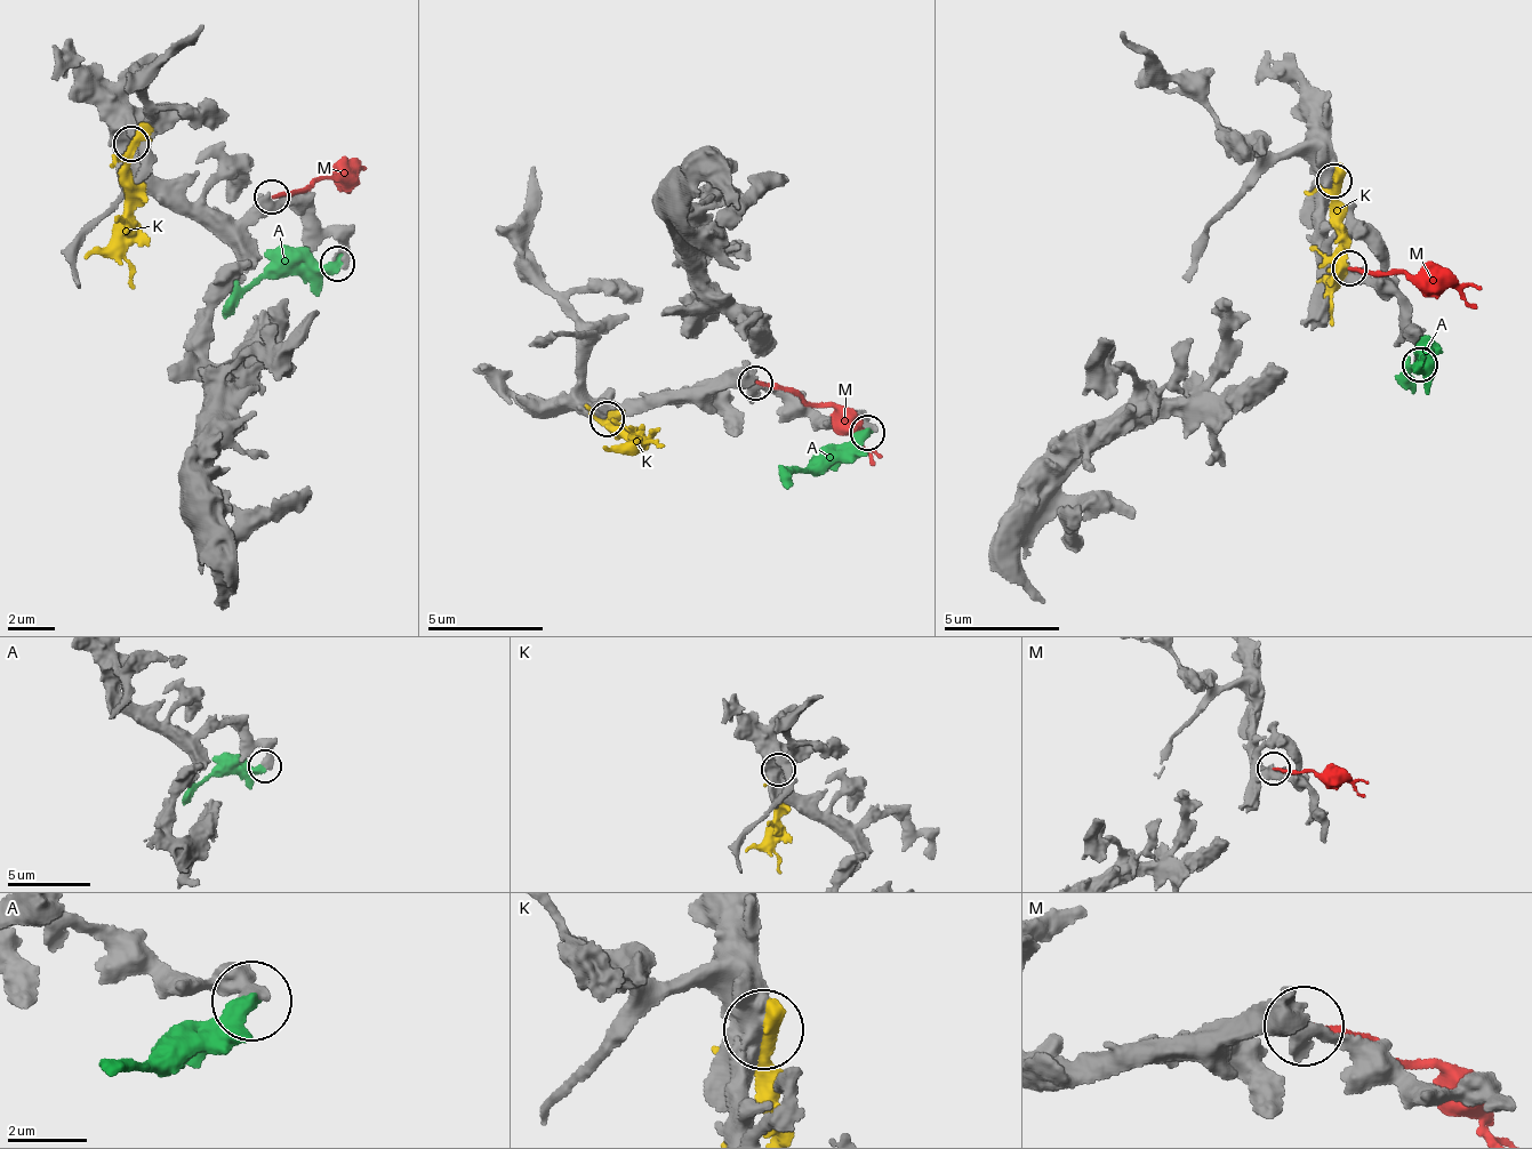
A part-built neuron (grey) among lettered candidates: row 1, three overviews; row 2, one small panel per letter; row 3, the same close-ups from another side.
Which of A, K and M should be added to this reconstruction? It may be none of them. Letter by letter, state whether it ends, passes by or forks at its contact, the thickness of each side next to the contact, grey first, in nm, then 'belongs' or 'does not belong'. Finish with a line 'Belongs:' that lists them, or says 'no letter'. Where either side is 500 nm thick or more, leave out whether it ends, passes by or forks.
A: it ends | 440/400 nm | does not belong
K: 600/400 nm | does not belong
M: it ends | 440/150 nm | does not belong
Belongs: no letter

